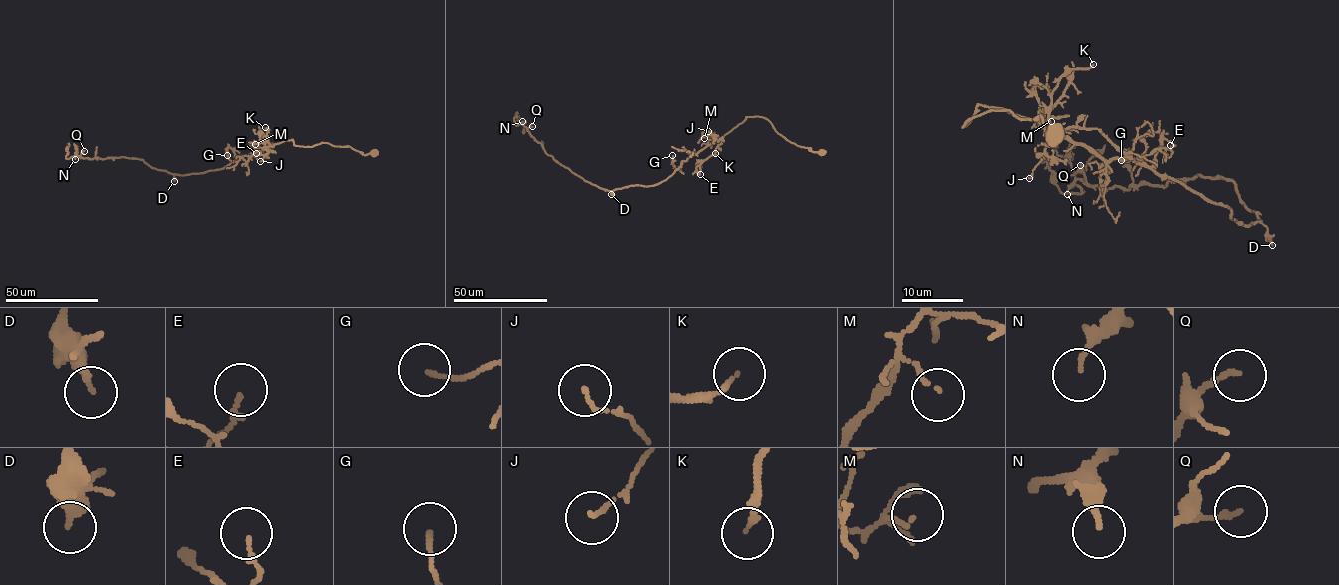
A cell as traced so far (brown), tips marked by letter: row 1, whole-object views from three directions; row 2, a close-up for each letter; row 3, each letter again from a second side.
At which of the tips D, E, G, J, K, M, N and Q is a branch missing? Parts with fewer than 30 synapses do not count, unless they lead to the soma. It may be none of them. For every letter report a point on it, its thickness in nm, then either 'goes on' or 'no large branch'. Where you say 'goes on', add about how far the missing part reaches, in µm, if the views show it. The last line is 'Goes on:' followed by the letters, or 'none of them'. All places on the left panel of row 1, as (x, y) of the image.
D: at (174, 181); 240 nm thick; no large branch
E: at (256, 153); 120 nm thick; no large branch
G: at (227, 155); 110 nm thick; no large branch
J: at (260, 161); 100 nm thick; no large branch
K: at (265, 127); 140 nm thick; no large branch
M: at (255, 144); 100 nm thick; no large branch
N: at (75, 159); 140 nm thick; no large branch
Q: at (84, 151); 130 nm thick; no large branch
Goes on: none of them

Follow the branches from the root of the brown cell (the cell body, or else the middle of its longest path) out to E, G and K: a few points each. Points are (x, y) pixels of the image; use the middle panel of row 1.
E: (822, 152), (790, 142), (764, 117), (746, 117), (722, 137), (715, 153), (696, 167), (695, 172), (700, 174)
G: (822, 152), (790, 142), (766, 119), (754, 116), (678, 168), (672, 155)
K: (822, 152), (790, 142), (768, 120), (757, 116), (746, 117), (716, 139), (715, 153)

